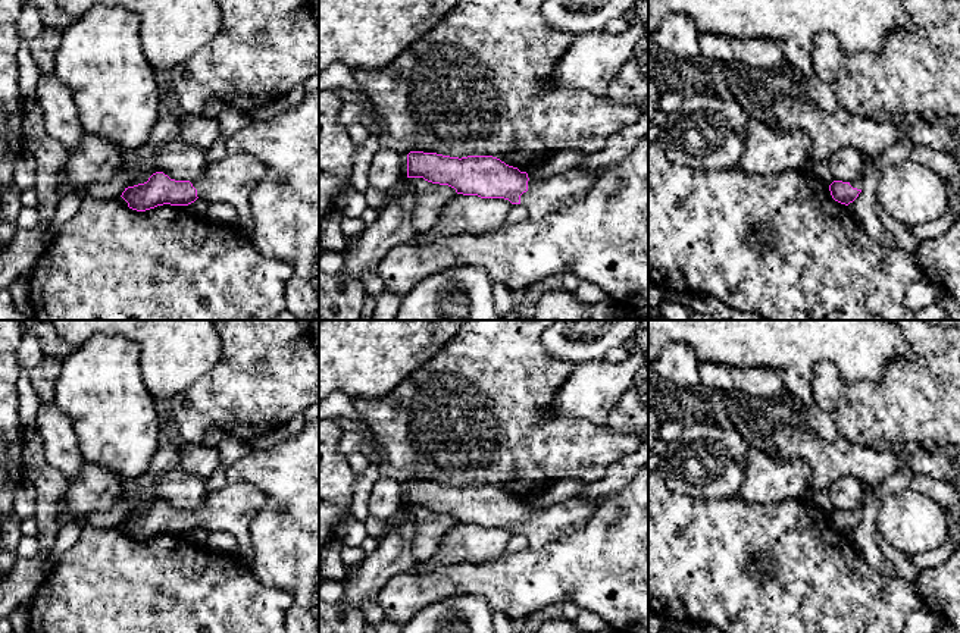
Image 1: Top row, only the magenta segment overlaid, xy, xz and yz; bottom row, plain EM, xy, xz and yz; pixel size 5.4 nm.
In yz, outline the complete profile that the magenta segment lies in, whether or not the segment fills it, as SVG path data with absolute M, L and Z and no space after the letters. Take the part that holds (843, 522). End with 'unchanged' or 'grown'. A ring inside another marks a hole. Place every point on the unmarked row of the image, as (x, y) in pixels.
M863 505L850 511L834 510L829 514L832 527L845 535L848 535L859 526L862 517L863 517Z; grown

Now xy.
M228 482L223 488L210 491L200 508L175 510L163 501L156 501L147 511L125 517L121 526L137 540L163 533L188 535L197 527L206 532L228 532L238 542L237 557L251 565L248 527L265 502L266 496L253 485Z; grown

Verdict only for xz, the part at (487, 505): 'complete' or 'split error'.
split error

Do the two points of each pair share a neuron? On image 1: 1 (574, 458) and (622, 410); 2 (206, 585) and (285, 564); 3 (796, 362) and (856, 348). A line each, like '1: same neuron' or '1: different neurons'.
1: different neurons
2: different neurons
3: same neuron

